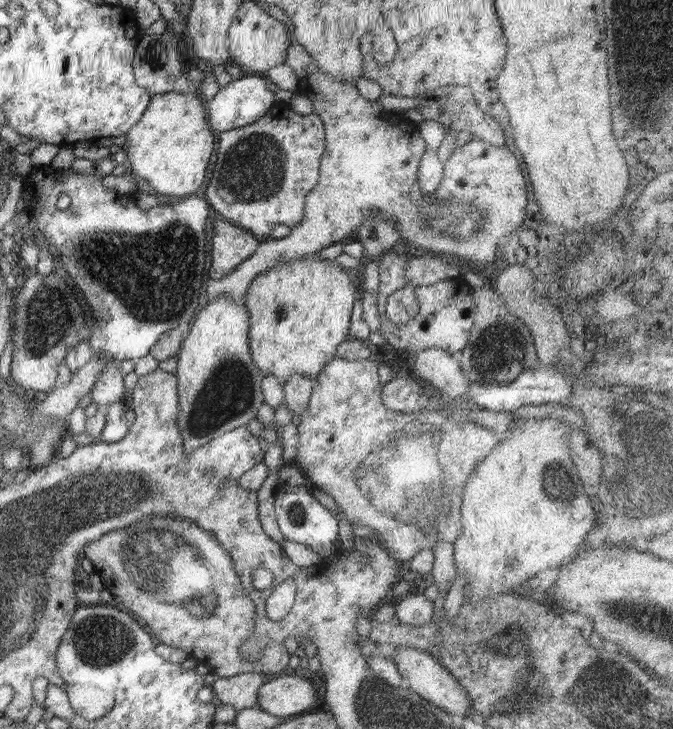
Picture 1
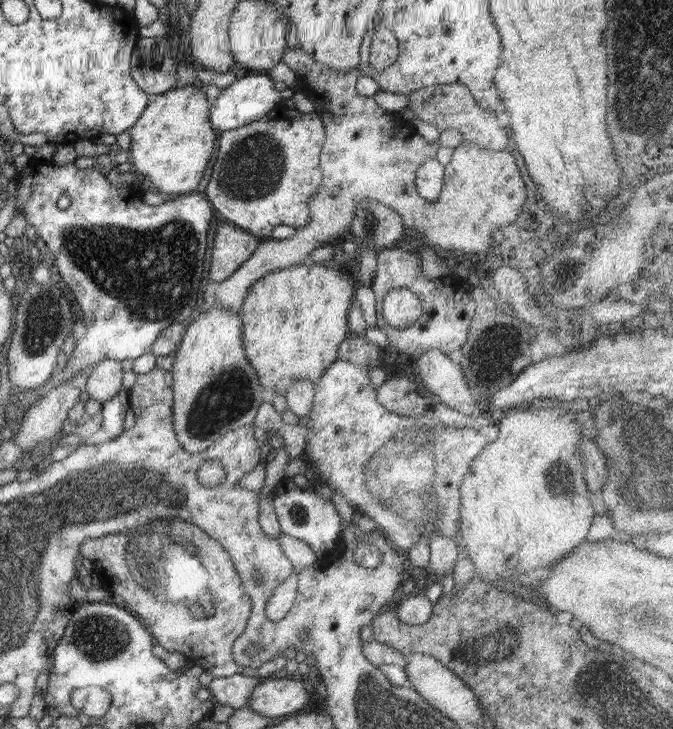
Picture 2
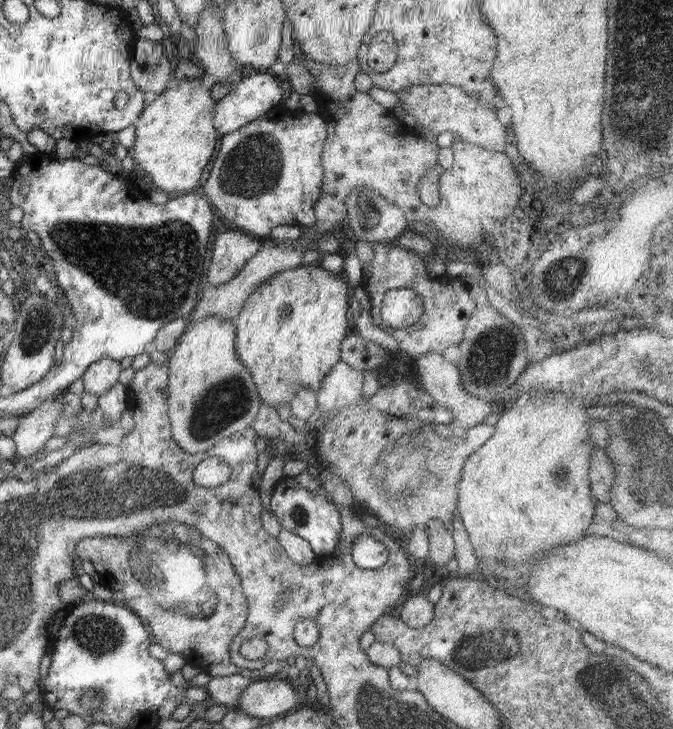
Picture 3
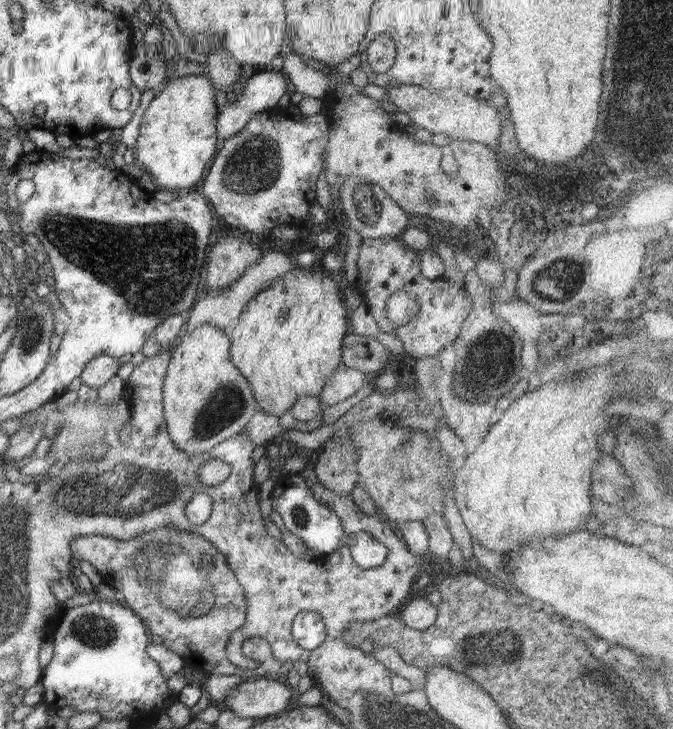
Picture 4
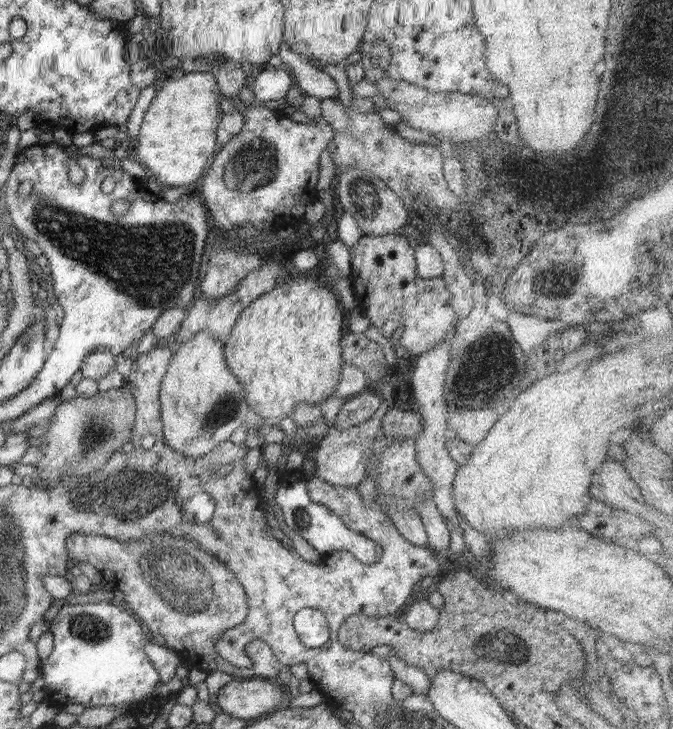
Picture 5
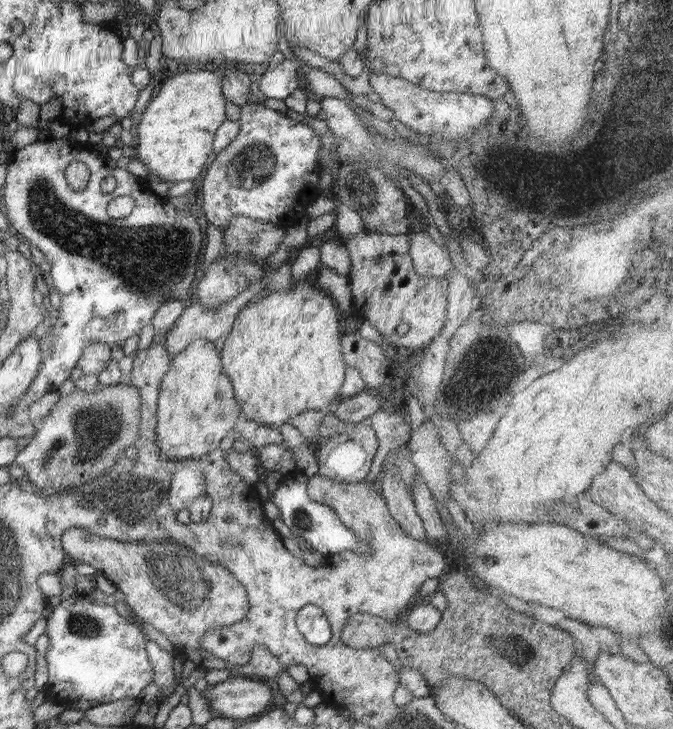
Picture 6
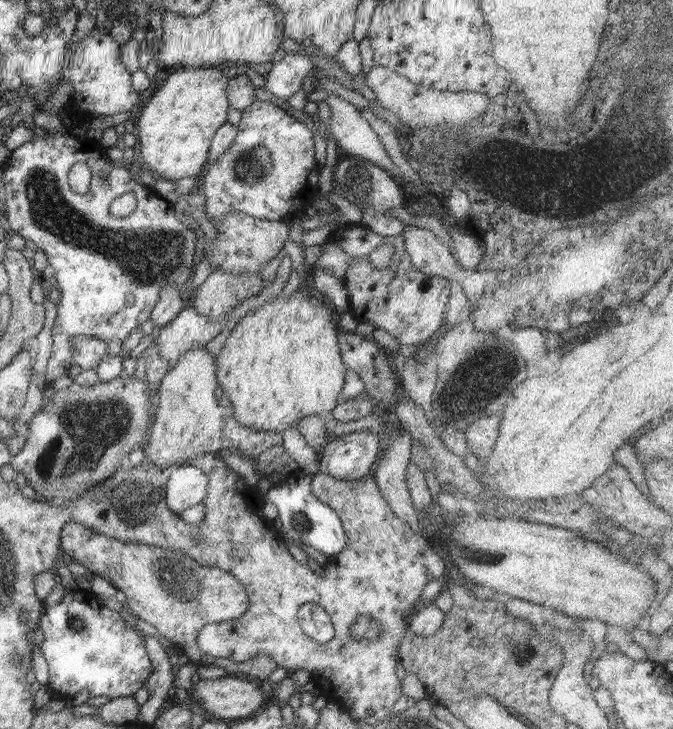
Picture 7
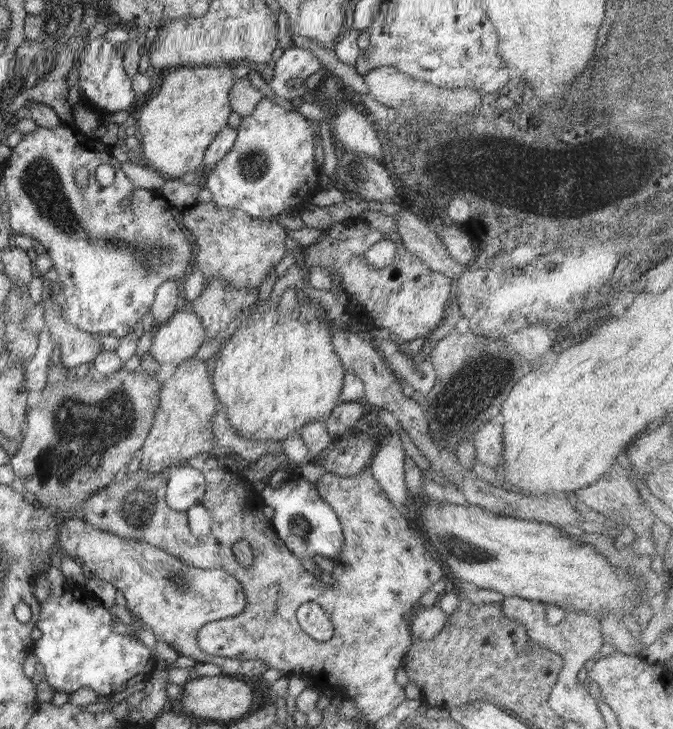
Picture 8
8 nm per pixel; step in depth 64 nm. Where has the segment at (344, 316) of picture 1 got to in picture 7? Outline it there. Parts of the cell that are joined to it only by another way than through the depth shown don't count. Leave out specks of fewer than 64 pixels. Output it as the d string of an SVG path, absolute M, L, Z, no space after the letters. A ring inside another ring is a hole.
M301 285L288 299L275 296L238 321L220 356L215 358L219 387L227 394L233 407L233 417L238 424L254 430L281 434L289 426L295 426L301 418L313 414L328 414L337 405L348 369L338 346L341 330L338 314L339 311L330 305L328 299L313 296L308 293L306 286Z

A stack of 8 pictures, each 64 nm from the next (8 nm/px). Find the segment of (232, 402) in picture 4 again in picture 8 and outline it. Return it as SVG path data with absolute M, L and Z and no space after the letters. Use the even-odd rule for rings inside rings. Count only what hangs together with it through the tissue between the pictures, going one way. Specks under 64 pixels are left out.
M189 358L176 367L174 375L162 384L160 393L160 404L149 433L145 438L144 444L139 452L139 470L158 474L170 471L177 465L187 462L190 458L201 453L208 452L211 448L218 446L215 444L211 431L211 420L216 409L224 409L224 406L215 397L211 386L211 377L206 373L205 361Z

